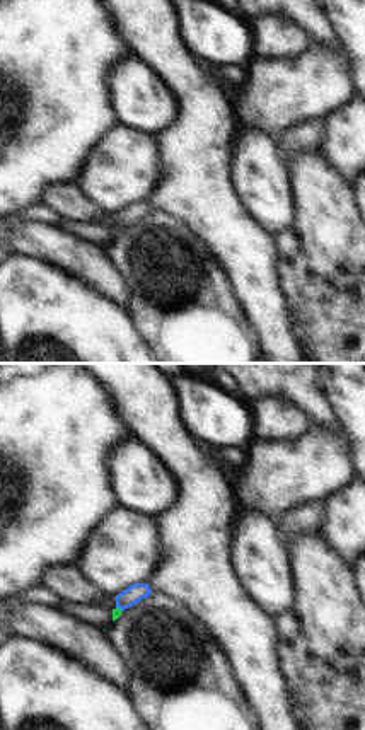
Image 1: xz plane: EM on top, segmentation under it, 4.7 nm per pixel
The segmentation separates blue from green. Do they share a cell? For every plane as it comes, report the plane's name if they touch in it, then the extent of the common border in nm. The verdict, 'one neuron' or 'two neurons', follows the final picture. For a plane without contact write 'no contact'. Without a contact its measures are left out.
meets blue in xz; contact 40 nm long

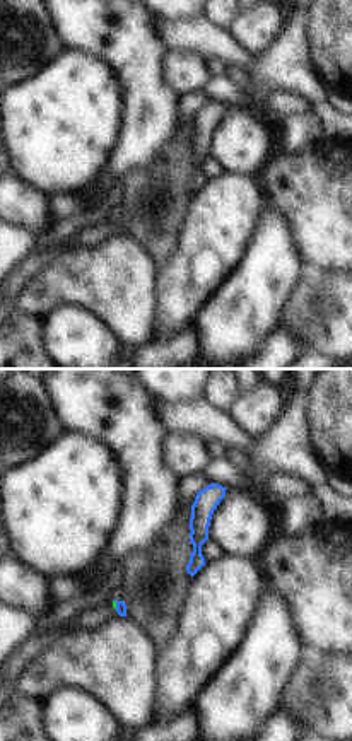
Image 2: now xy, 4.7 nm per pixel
meets blue in xy; contact 50 nm long

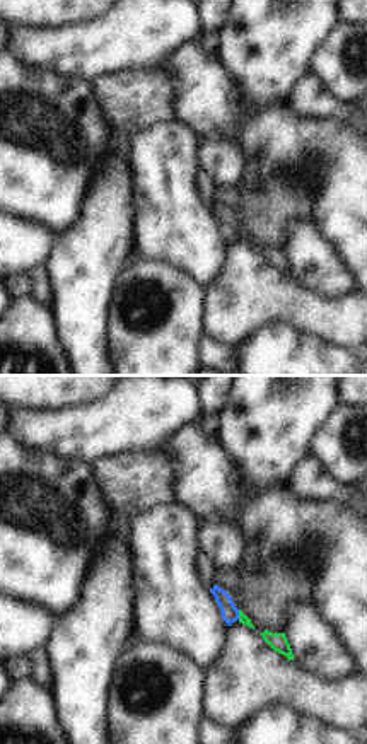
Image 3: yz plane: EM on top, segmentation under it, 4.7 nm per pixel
meets blue in yz; contact 50 nm long

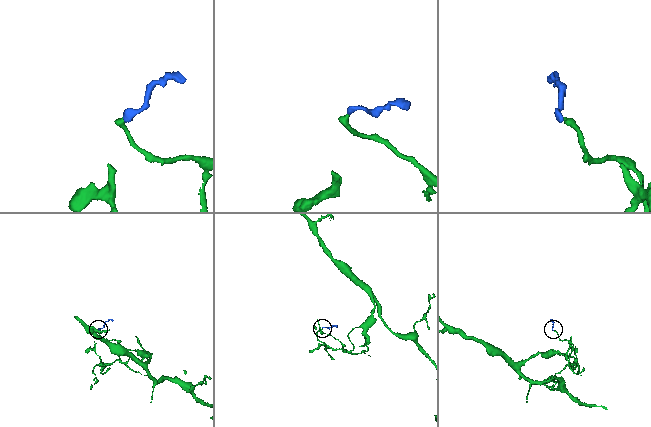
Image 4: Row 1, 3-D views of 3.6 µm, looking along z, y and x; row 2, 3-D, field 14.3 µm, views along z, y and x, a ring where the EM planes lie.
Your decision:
two neurons

